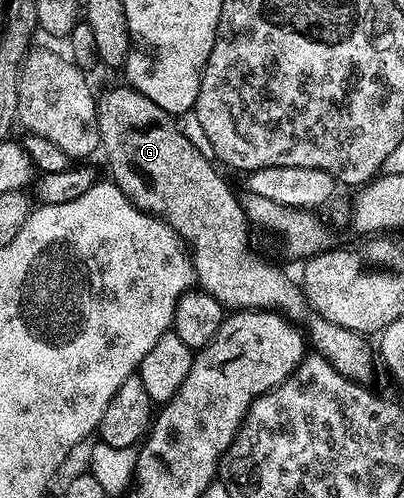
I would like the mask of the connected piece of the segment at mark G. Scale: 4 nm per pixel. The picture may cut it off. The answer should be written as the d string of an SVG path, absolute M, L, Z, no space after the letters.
M117 85L111 86L109 90L105 91L101 98L99 98L96 102L98 105L98 132L100 133L100 151L101 154L106 154L106 163L110 166L110 175L109 178L116 184L119 189L127 195L134 204L135 207L140 208L140 210L146 212L147 215L152 215L156 219L162 220L163 223L169 225L174 234L178 236L179 239L182 240L183 244L188 248L188 254L194 264L194 273L197 279L197 282L200 284L201 290L207 291L213 299L217 303L221 303L223 308L226 309L253 309L256 311L277 311L279 315L282 316L283 319L290 320L291 323L294 324L295 327L298 328L299 331L302 332L305 342L307 344L310 343L315 352L324 356L336 370L345 377L345 379L350 379L354 383L360 383L363 385L369 384L371 381L370 378L374 375L374 355L376 359L376 351L370 348L371 341L365 334L360 332L353 331L352 329L344 329L341 325L332 325L330 321L326 321L324 317L320 317L320 313L313 310L310 306L308 300L306 300L305 293L302 290L301 286L297 282L294 283L289 279L288 276L285 275L284 272L281 271L278 267L273 267L272 264L269 263L266 259L261 259L260 256L257 255L256 252L250 248L250 227L251 224L248 222L248 211L245 206L242 207L238 204L238 199L234 196L234 191L229 187L228 184L222 180L222 175L217 171L219 168L215 166L213 162L209 159L205 159L204 156L201 155L200 150L196 149L195 146L191 144L180 133L177 128L177 121L175 116L168 114L160 103L156 101L148 101L148 97L144 97L144 93L140 93L139 91L135 91L133 87L129 85L121 85L122 87L117 87Z

